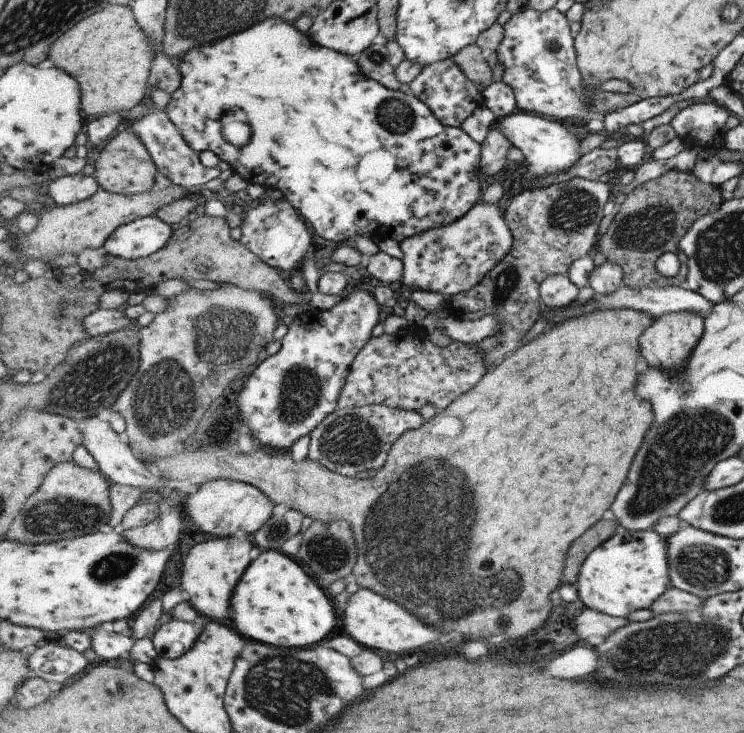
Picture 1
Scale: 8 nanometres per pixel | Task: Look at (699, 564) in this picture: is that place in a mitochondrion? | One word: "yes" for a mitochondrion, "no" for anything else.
yes

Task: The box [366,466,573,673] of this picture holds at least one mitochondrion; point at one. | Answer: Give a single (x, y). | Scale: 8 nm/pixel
(489, 573)

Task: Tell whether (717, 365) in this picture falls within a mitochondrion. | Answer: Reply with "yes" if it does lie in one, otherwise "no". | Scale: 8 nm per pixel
no

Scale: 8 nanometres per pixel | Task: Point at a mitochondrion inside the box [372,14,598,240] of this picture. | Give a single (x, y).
(397, 116)

